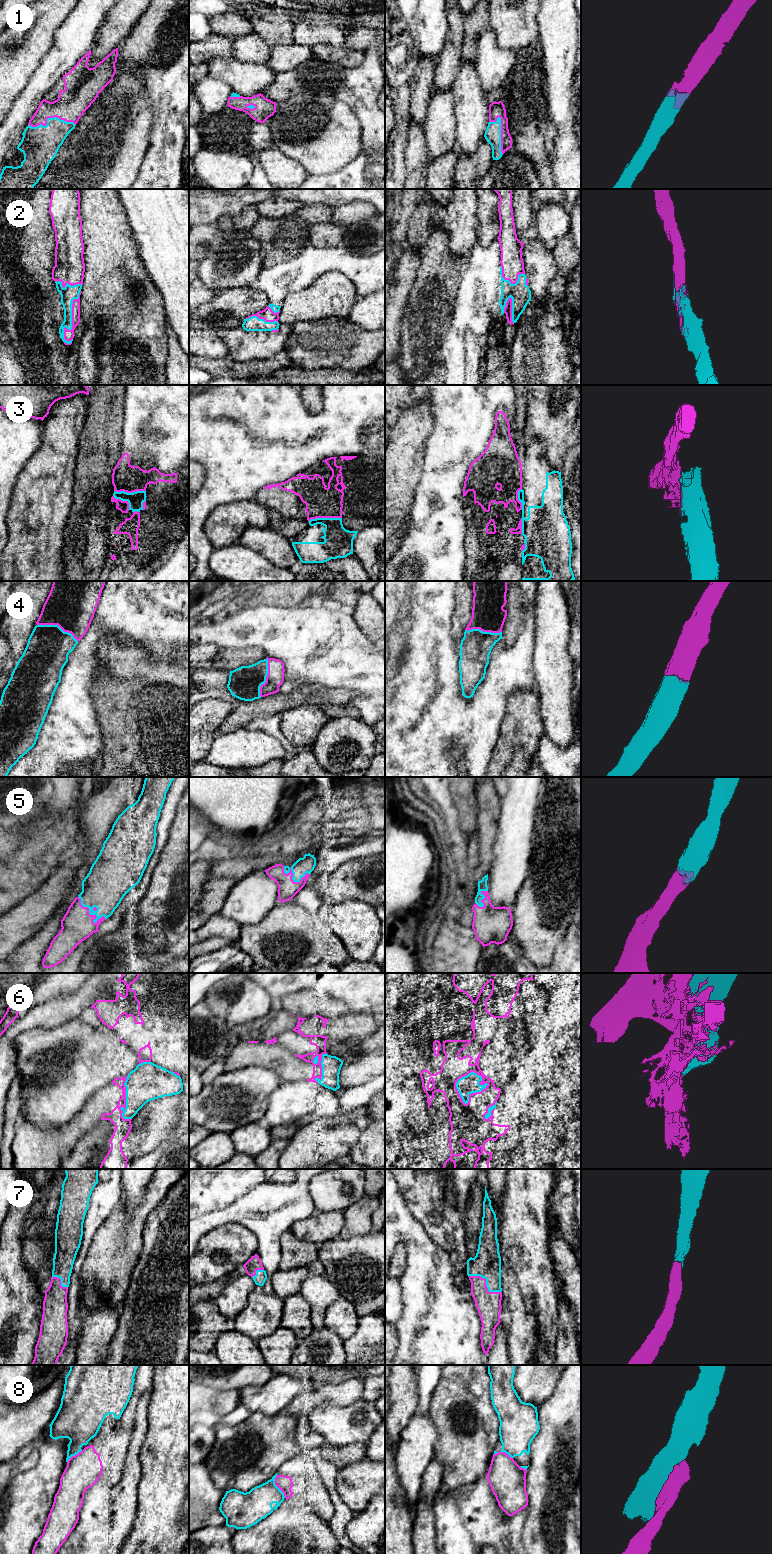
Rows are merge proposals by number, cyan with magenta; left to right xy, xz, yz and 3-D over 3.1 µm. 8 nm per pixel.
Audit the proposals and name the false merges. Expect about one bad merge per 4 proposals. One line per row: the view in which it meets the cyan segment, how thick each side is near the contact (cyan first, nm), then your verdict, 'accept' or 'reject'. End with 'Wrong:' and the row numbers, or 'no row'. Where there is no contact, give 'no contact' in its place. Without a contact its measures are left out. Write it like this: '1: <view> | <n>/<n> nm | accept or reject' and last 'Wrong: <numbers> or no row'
1: xy | 300/240 nm | accept
2: xy | 120/80 nm | accept
3: xz | 220/260 nm | reject
4: xy | 340/400 nm | accept
5: xy | 340/260 nm | accept
6: yz | 150/200 nm | reject
7: yz | 220/200 nm | accept
8: xz | 260/120 nm | reject
Wrong: 3, 6, 8

